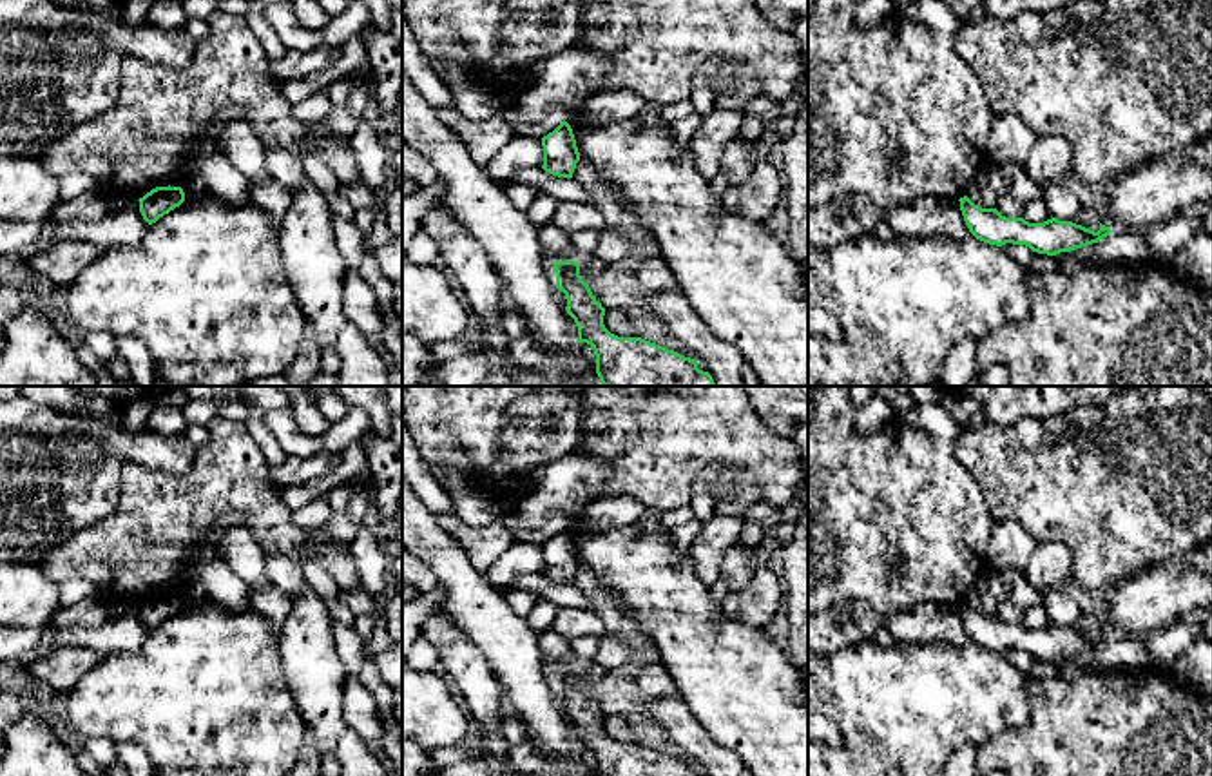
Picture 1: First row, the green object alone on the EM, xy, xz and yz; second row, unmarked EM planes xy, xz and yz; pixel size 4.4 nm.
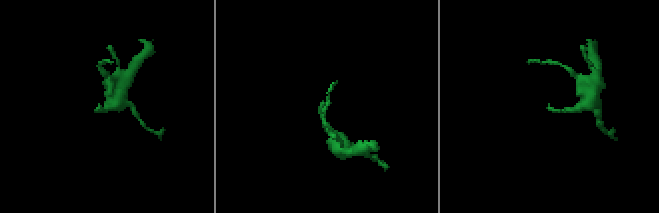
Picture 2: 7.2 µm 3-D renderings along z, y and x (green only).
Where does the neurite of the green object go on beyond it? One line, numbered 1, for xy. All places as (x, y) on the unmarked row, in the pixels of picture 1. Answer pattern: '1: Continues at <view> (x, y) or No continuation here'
1: No continuation here

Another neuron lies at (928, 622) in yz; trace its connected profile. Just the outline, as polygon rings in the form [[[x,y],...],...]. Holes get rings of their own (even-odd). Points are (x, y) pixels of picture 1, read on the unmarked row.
[[[920,604],[884,616],[884,627],[897,642],[964,644],[969,635],[958,606]]]

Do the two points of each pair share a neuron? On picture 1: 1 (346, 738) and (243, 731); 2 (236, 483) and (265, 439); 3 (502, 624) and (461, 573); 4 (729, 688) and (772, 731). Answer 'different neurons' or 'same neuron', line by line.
1: different neurons
2: different neurons
3: same neuron
4: same neuron

